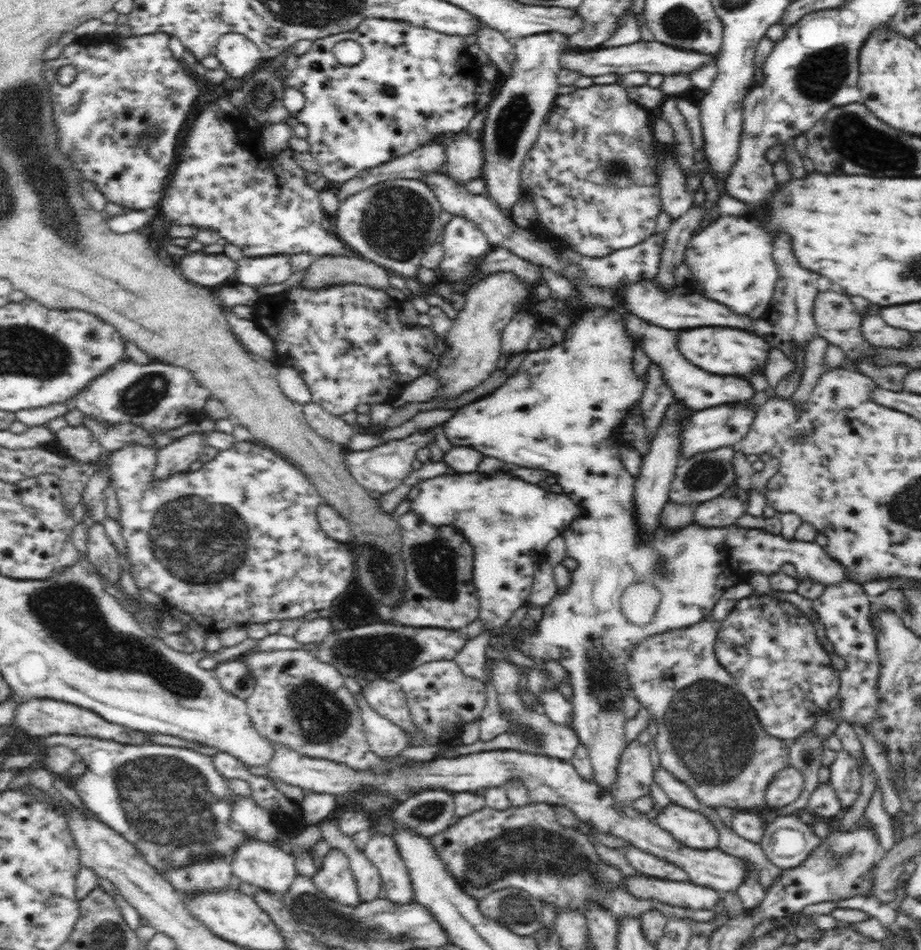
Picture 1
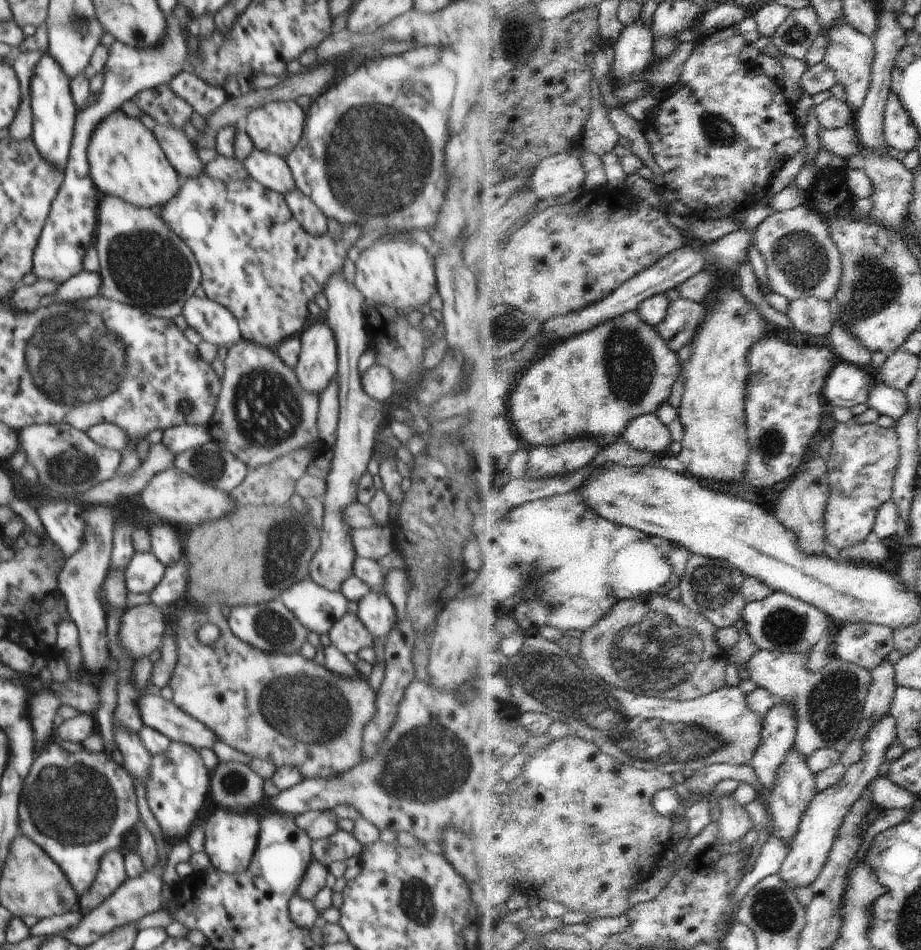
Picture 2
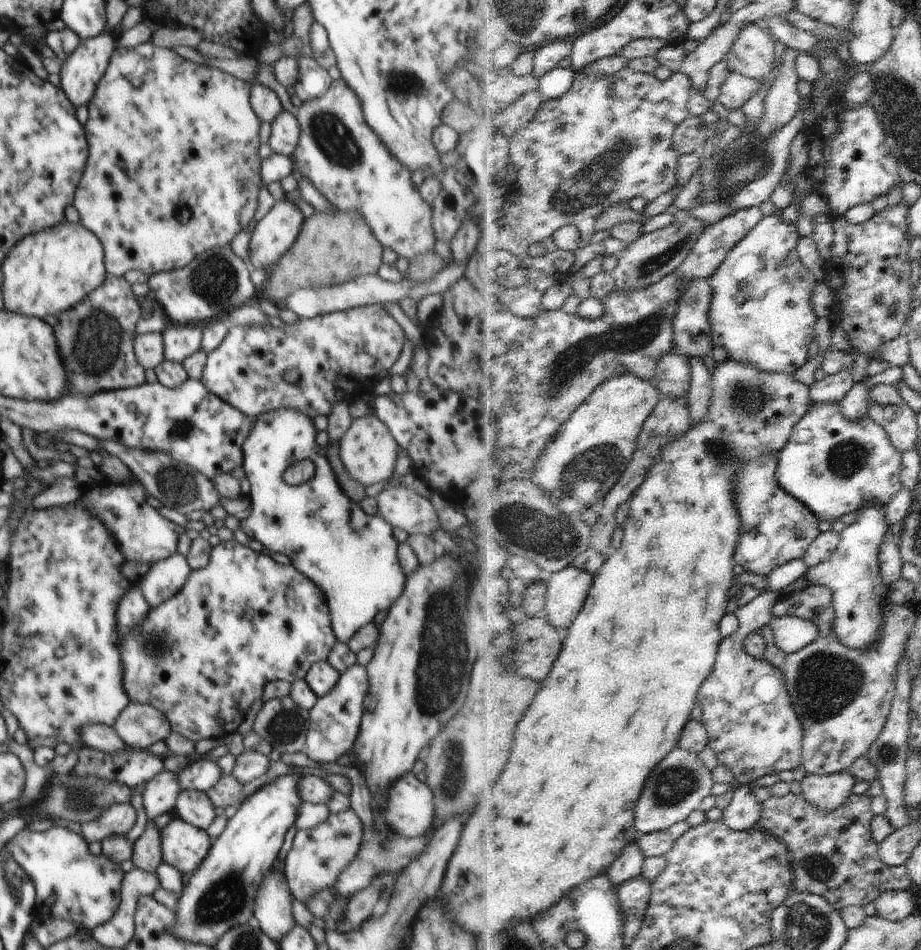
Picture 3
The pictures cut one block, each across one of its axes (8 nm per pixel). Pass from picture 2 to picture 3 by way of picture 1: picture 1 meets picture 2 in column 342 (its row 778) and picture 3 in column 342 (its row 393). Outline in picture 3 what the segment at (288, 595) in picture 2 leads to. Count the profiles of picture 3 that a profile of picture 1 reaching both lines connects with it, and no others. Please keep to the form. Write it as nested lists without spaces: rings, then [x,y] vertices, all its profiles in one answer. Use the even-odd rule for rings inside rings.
[[[278,408],[264,412],[253,418],[254,426],[243,444],[243,461],[245,477],[251,484],[252,512],[250,516],[240,521],[240,528],[252,539],[266,546],[270,553],[280,552],[292,558],[292,564],[306,578],[316,582],[326,594],[326,602],[330,606],[332,630],[338,641],[347,642],[368,622],[372,623],[378,612],[388,610],[392,602],[402,594],[404,574],[400,570],[400,560],[397,556],[399,543],[394,538],[394,528],[386,520],[374,522],[370,528],[370,520],[374,515],[365,513],[360,504],[348,498],[330,466],[326,448],[316,443],[316,430],[313,419],[300,410]],[[300,460],[310,460],[314,463],[315,473],[312,478],[299,485],[288,485],[282,474],[285,469]]]

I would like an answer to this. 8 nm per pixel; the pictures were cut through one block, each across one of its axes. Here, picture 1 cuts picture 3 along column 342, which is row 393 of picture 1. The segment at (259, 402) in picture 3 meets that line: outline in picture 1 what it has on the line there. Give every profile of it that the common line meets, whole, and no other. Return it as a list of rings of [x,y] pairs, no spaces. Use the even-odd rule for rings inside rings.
[[[301,284],[293,287],[289,291],[284,291],[277,295],[270,295],[261,297],[259,307],[254,309],[254,320],[256,326],[262,329],[272,340],[276,348],[278,363],[286,365],[290,368],[296,369],[308,385],[311,392],[311,402],[319,404],[324,410],[330,414],[341,416],[346,412],[356,410],[360,404],[391,404],[396,400],[402,391],[418,377],[426,374],[433,368],[436,362],[436,357],[441,351],[441,343],[435,337],[434,331],[431,327],[423,327],[416,324],[416,326],[404,326],[398,319],[399,316],[399,302],[390,297],[386,290],[378,290],[377,288],[370,288],[369,286],[362,286],[361,284],[336,284],[336,286],[326,286],[326,288],[318,288],[312,290],[311,288],[303,288]]]

